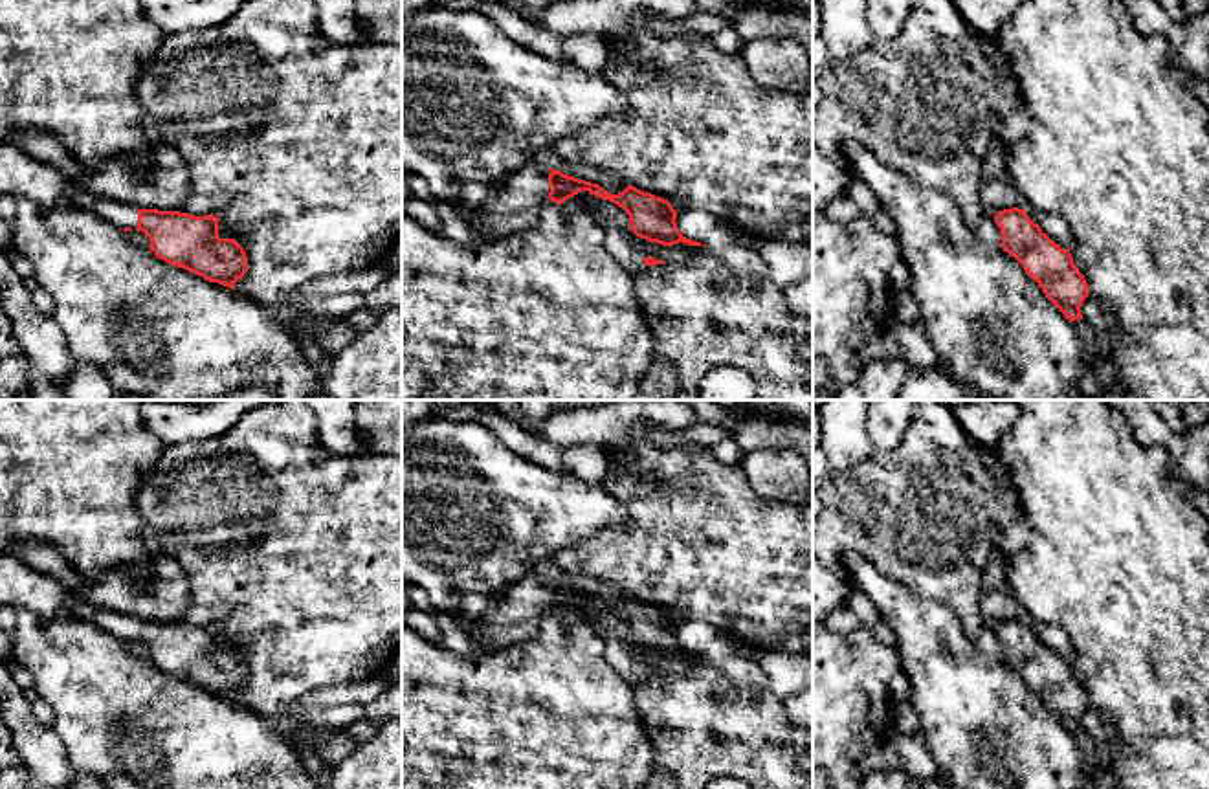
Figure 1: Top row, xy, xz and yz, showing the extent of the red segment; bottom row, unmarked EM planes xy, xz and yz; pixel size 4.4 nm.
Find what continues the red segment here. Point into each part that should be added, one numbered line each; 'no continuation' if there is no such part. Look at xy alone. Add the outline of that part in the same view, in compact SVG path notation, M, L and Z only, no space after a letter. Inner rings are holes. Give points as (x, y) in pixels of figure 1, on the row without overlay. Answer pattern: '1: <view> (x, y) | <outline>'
1: xy (21, 586) | M0 552L0 606L20 607L44 618L73 613L121 640L138 639L138 618L75 596L57 580L28 567L11 552Z

